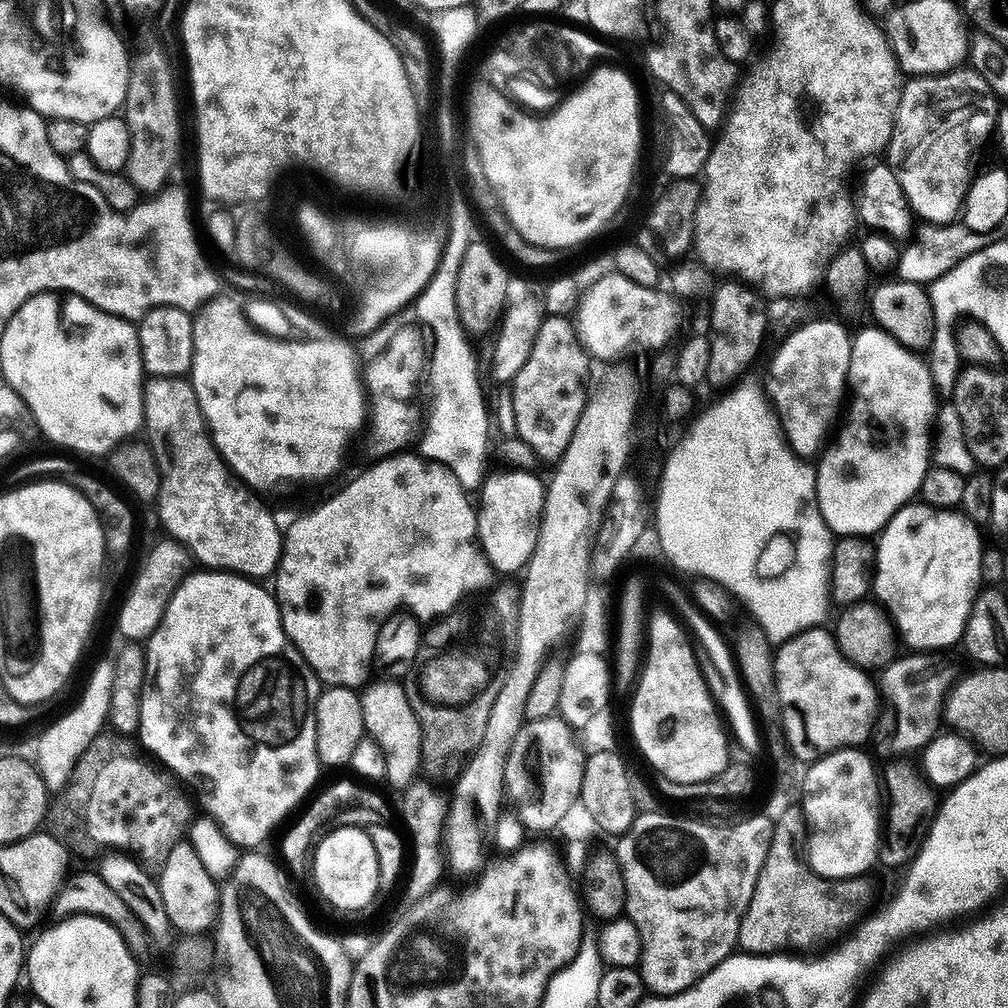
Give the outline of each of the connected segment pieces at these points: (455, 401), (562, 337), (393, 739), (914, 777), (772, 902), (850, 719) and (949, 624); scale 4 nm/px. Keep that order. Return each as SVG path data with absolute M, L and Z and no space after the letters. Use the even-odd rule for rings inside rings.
M424 316L419 322L423 327L430 328L434 334L434 348L430 350L430 357L426 368L428 388L428 418L426 420L426 434L420 440L419 453L446 466L458 478L458 482L467 492L479 491L486 475L486 458L490 442L490 420L484 398L484 390L480 384L482 376L477 370L477 353L473 352L467 329L458 330L454 316Z
M545 315L544 321L538 326L538 334L534 338L534 346L530 350L530 358L526 358L526 362L522 362L522 370L518 370L518 374L510 382L512 388L512 420L516 423L515 435L522 442L526 442L535 450L537 457L555 462L560 459L561 454L566 450L566 446L570 442L570 434L574 434L574 426L578 426L578 418L582 414L586 403L586 391L584 387L588 384L588 364L590 365L590 357L588 352L580 345L580 339L576 336L576 330L573 321L568 316L549 316Z
M382 678L369 683L363 689L361 704L365 733L378 744L383 752L386 763L385 783L389 783L397 792L402 792L415 783L422 768L421 728L410 706L408 695L399 681Z
M888 764L882 768L882 792L886 797L886 835L880 842L878 860L881 865L884 863L886 867L897 870L903 869L916 857L921 837L932 825L938 807L938 796L932 785L922 779L921 773L913 765L912 768L908 764Z
M788 807L792 808L775 817L770 850L766 850L766 862L762 862L750 906L746 906L746 914L740 923L736 942L744 954L770 956L789 950L808 950L804 948L820 944L831 936L839 937L865 911L867 879L827 880L825 876L819 876L802 855L801 845L808 839L803 807Z
M827 627L799 632L775 649L776 685L786 738L798 759L811 762L839 748L864 746L876 720L878 688L865 669L851 664Z
M909 502L879 533L871 591L875 603L892 619L905 649L936 654L944 650L940 648L961 643L972 604L982 588L980 571L986 546L980 542L980 531L960 510Z

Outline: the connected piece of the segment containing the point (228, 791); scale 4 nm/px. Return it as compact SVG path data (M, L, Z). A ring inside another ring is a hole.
M196 571L200 572L186 575L173 590L160 624L143 645L146 672L140 695L138 737L141 746L153 756L148 755L153 761L161 760L178 779L185 780L196 791L195 803L200 803L208 811L205 812L207 819L224 833L225 839L235 844L237 849L256 850L276 827L279 829L309 799L310 793L317 787L316 779L320 776L322 765L316 753L316 699L321 694L322 685L297 648L286 642L280 607L276 605L275 595L260 585L263 583L238 576L235 572Z

